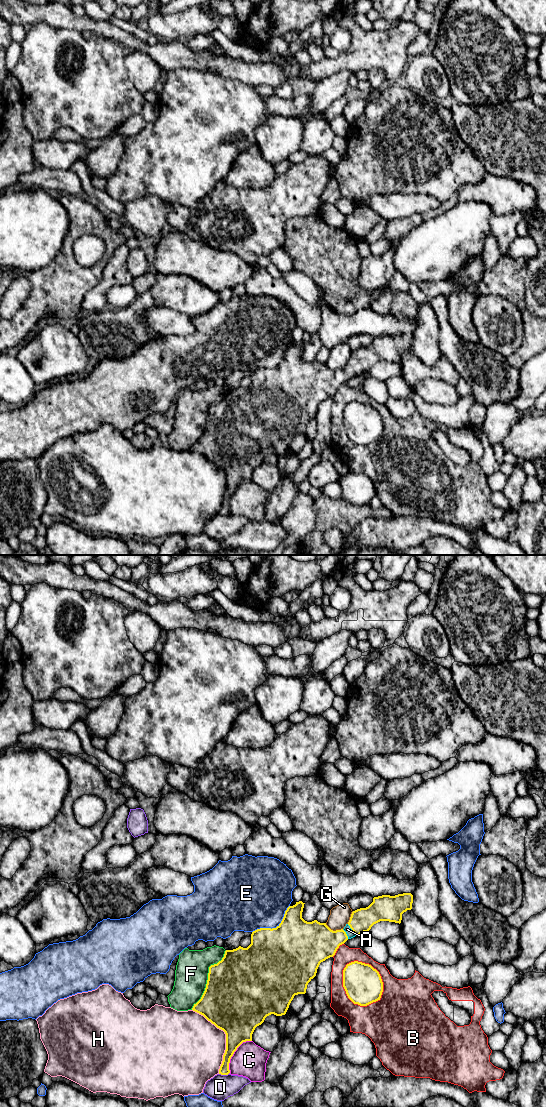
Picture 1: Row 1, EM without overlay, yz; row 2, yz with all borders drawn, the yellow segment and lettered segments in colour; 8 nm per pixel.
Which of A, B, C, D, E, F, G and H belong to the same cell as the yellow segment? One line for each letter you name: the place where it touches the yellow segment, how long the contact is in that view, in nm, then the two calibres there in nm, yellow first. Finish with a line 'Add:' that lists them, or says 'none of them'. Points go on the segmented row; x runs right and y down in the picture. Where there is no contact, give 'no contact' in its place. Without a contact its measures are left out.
A: contact yz (352, 930); length 120 nm; calibres 190 and 60 nm
Add: A

